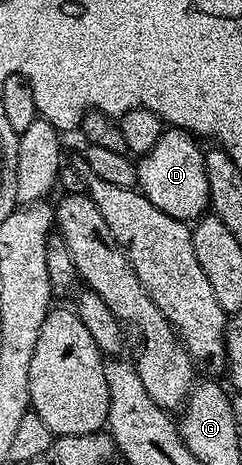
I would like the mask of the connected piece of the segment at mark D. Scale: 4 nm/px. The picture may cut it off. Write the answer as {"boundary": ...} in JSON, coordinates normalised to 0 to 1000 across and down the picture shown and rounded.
{"boundary":[[[682,277],[653,310],[636,310],[620,327],[574,333],[562,348],[562,400],[603,422],[603,430],[636,439],[636,447],[669,447],[669,456],[719,465],[744,477],[793,482],[810,471],[839,469],[868,443],[868,396],[851,387],[831,308],[773,280]]]}

